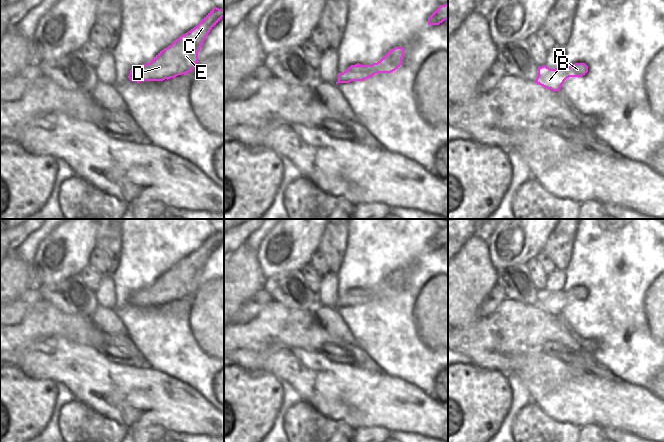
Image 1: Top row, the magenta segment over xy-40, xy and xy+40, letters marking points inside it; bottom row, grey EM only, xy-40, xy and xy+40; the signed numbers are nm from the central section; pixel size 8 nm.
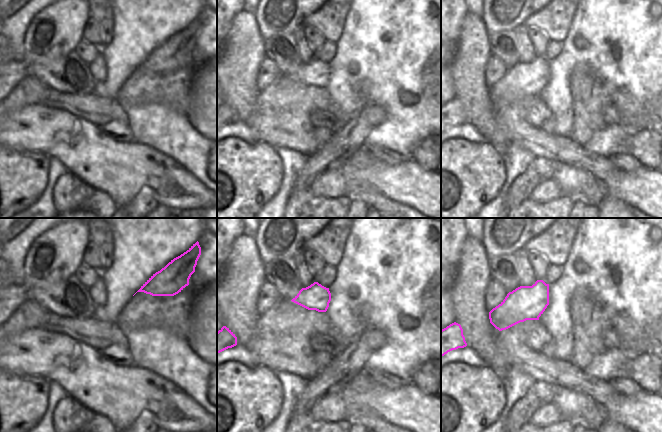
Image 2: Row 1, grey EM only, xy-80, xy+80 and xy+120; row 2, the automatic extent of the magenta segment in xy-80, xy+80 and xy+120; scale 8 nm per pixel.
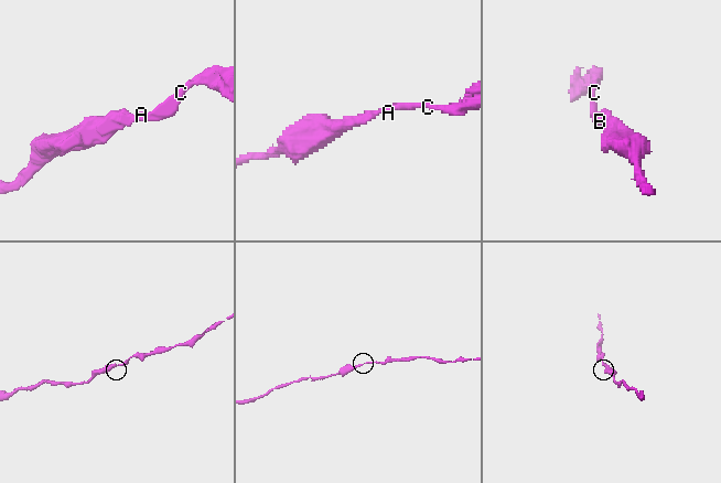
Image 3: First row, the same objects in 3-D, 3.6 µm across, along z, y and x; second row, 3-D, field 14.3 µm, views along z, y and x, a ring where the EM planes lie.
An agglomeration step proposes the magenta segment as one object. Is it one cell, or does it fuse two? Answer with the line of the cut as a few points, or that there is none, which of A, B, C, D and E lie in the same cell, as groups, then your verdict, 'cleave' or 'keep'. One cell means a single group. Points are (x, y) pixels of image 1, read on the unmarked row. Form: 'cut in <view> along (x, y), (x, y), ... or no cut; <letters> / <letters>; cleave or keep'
no cut; A B C D E; keep

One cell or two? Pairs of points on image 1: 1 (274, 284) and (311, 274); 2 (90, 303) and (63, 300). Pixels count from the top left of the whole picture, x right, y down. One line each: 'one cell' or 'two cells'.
1: two cells
2: one cell

